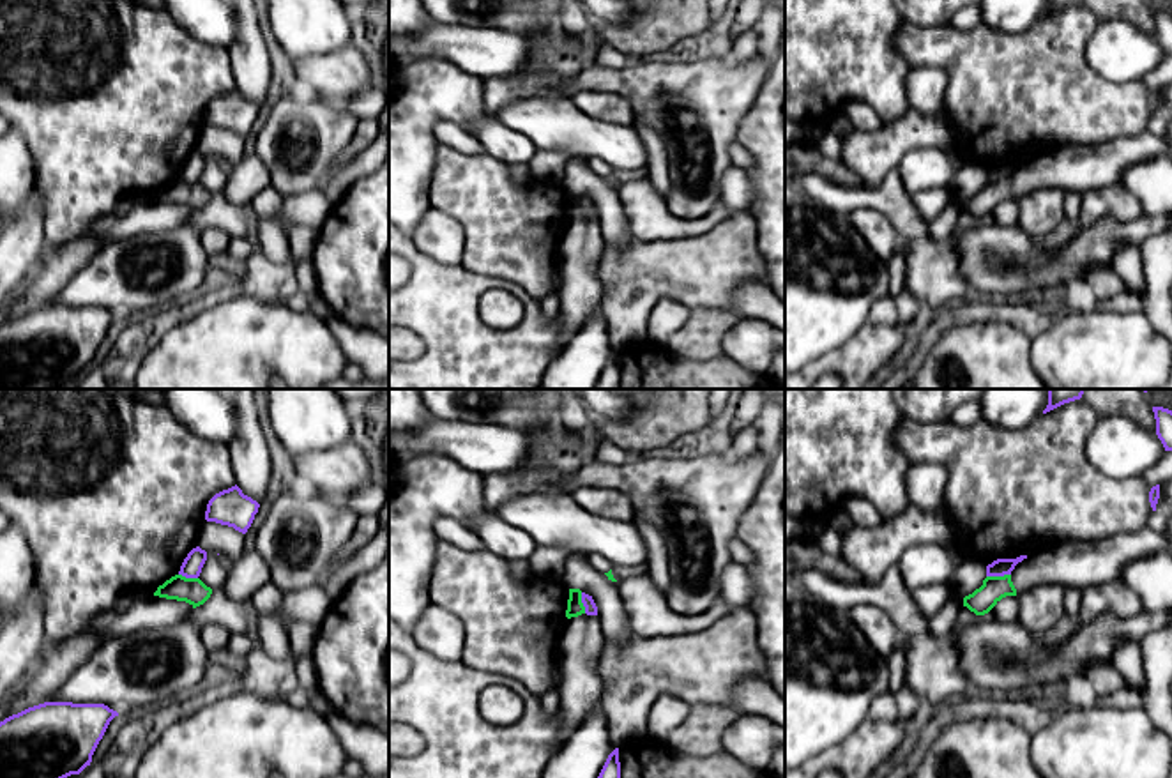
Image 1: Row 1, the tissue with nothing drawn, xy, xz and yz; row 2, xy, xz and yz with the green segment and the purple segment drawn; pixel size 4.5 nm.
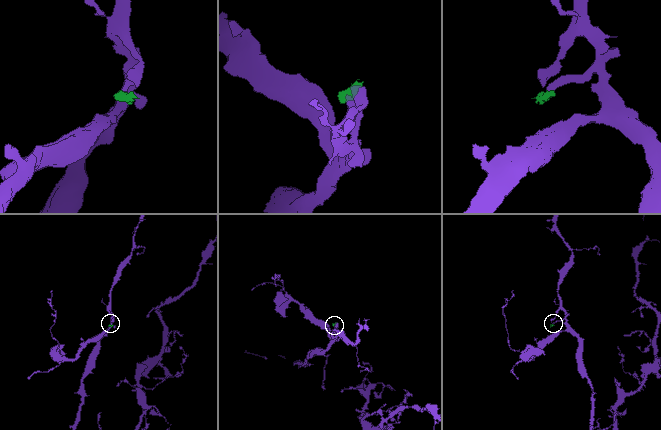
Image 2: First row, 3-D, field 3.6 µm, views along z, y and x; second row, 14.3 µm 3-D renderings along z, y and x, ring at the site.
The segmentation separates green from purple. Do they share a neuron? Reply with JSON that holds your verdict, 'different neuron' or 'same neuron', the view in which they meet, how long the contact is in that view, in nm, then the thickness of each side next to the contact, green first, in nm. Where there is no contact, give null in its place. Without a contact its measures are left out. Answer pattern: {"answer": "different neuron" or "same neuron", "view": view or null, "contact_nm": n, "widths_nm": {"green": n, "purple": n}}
{"answer": "different neuron", "view": "yz", "contact_nm": 110, "widths_nm": {"green": 110, "purple": 80}}

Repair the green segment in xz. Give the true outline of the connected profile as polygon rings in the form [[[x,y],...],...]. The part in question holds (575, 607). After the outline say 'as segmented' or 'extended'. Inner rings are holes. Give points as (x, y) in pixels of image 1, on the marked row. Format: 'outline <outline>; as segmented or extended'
outline [[[569,589],[566,622],[557,638],[557,658],[562,668],[560,713],[564,743],[567,736],[601,704],[603,679],[597,660],[603,651],[603,631],[597,615],[587,615],[582,591]]]; extended

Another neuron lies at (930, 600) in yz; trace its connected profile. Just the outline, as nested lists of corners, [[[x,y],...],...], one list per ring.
[[[933,584],[928,587],[919,587],[914,592],[914,601],[921,614],[930,619],[933,617],[947,601],[951,594],[951,585]]]

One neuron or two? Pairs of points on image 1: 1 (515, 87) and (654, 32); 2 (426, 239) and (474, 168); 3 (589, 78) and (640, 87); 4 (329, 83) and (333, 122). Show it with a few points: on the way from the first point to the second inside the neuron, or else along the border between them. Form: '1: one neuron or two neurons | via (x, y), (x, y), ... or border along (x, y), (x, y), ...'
1: one neuron | via (550, 75), (600, 34), (619, 34)
2: two neurons | border along (432, 205), (449, 214), (460, 225), (464, 251)
3: one neuron | via (601, 78), (628, 80)
4: two neurons | border along (306, 92), (342, 105)

